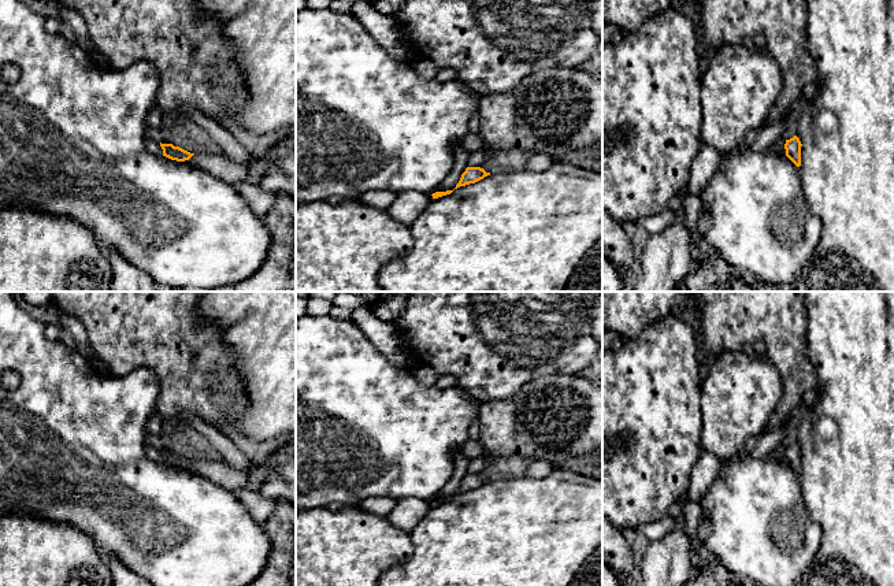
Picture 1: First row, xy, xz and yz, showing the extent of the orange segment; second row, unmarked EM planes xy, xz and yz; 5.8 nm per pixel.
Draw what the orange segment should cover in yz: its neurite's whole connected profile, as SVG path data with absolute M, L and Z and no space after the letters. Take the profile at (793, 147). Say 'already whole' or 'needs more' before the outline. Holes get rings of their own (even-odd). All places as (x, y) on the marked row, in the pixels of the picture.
already whole | M797 136L790 140L786 140L784 149L786 156L797 166L801 166L801 141Z

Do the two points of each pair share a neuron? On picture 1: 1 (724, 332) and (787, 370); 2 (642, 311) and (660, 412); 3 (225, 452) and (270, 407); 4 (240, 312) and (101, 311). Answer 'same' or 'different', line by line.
1: same
2: different
3: different
4: different

